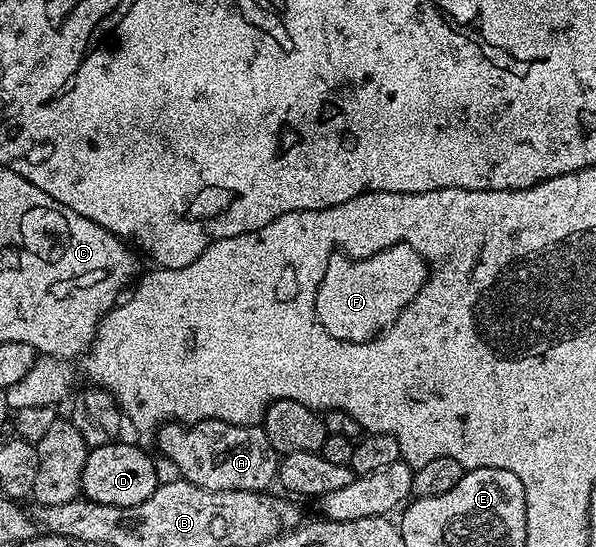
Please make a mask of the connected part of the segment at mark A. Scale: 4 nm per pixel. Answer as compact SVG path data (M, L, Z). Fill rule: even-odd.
M201 419L189 426L167 421L157 428L158 447L177 474L192 485L209 491L265 492L278 473L278 452L272 449L261 426L241 427L219 419Z

